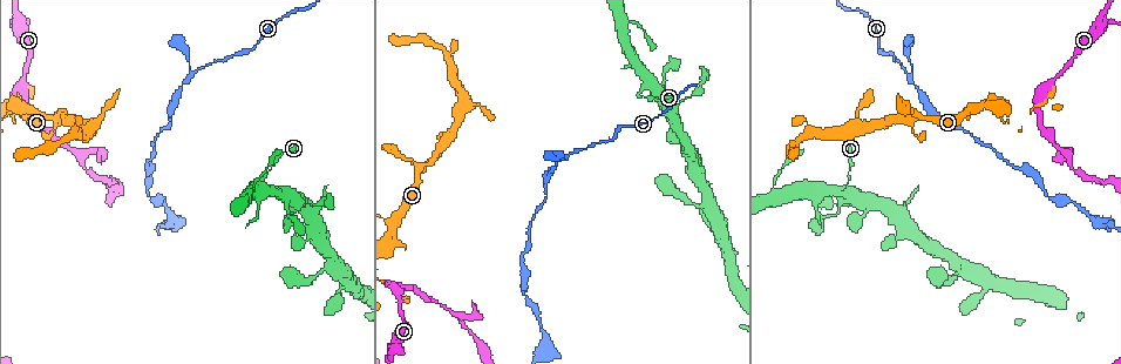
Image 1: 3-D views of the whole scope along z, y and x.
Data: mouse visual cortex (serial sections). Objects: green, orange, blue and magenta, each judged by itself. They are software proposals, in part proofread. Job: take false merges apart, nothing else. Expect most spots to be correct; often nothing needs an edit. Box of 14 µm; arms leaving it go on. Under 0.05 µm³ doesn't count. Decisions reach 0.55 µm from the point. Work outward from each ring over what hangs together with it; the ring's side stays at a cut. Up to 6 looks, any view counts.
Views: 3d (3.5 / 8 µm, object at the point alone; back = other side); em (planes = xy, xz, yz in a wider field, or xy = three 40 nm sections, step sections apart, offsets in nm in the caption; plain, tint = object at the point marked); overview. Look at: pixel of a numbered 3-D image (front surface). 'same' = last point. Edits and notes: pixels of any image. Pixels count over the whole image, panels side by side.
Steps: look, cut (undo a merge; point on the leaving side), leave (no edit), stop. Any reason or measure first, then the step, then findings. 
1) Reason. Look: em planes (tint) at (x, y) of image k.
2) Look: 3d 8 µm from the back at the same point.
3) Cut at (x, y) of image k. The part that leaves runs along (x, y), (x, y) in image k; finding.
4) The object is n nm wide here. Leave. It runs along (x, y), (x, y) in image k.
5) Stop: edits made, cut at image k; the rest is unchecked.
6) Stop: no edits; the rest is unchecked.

Branch point. Look: 3d 3.5 µm at (625, 28) of image 1.

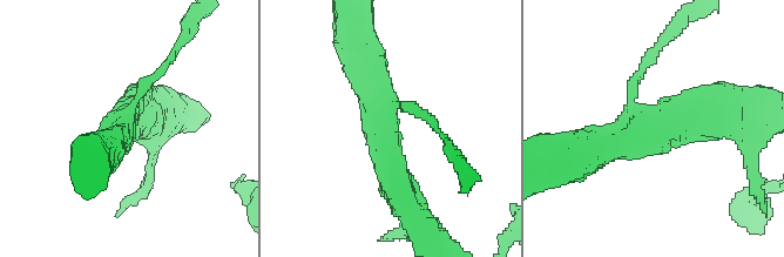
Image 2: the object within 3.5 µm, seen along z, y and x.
Need the tissue. Look: em xy step 2 (tint) at (646, 121) of image 2.

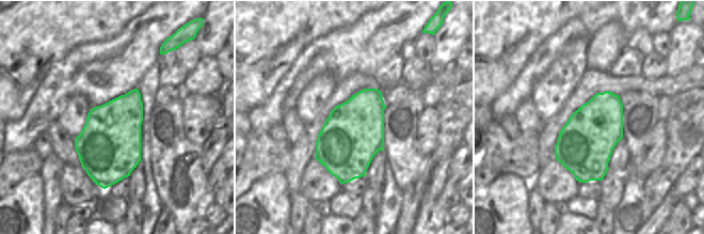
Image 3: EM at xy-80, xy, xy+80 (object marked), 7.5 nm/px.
Cut it another way. Look: em xy step 1 (tint) at the same point.

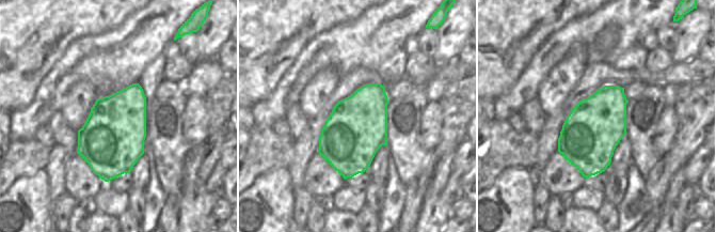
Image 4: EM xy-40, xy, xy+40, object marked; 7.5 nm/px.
Leave. Continuous, no second cell.

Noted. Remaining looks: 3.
A fork. Look: 3d 8 µm at (190, 77) of image 1.

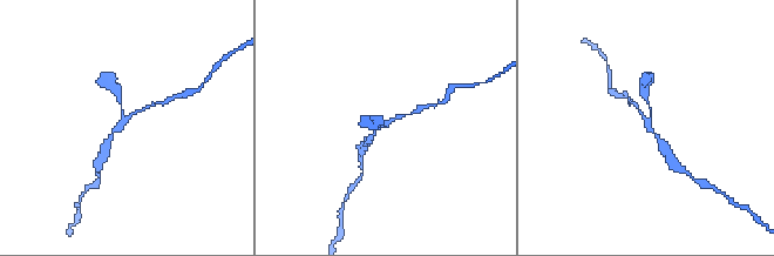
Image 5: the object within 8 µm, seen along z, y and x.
3 arms meet here; the arms are 100, 150, 150 nm wide; shape alone is not enough. Look: em xy step 3 (tint) at (388, 121) of image 5.

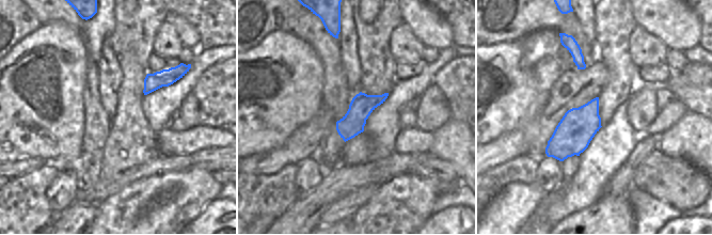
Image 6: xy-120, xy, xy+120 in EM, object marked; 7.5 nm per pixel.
Leave. It runs along (149, 107), (124, 121), (106, 146) in image 5; continuous, no second cell.

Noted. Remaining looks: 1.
Stop: no edits; the rest is unchecked.

